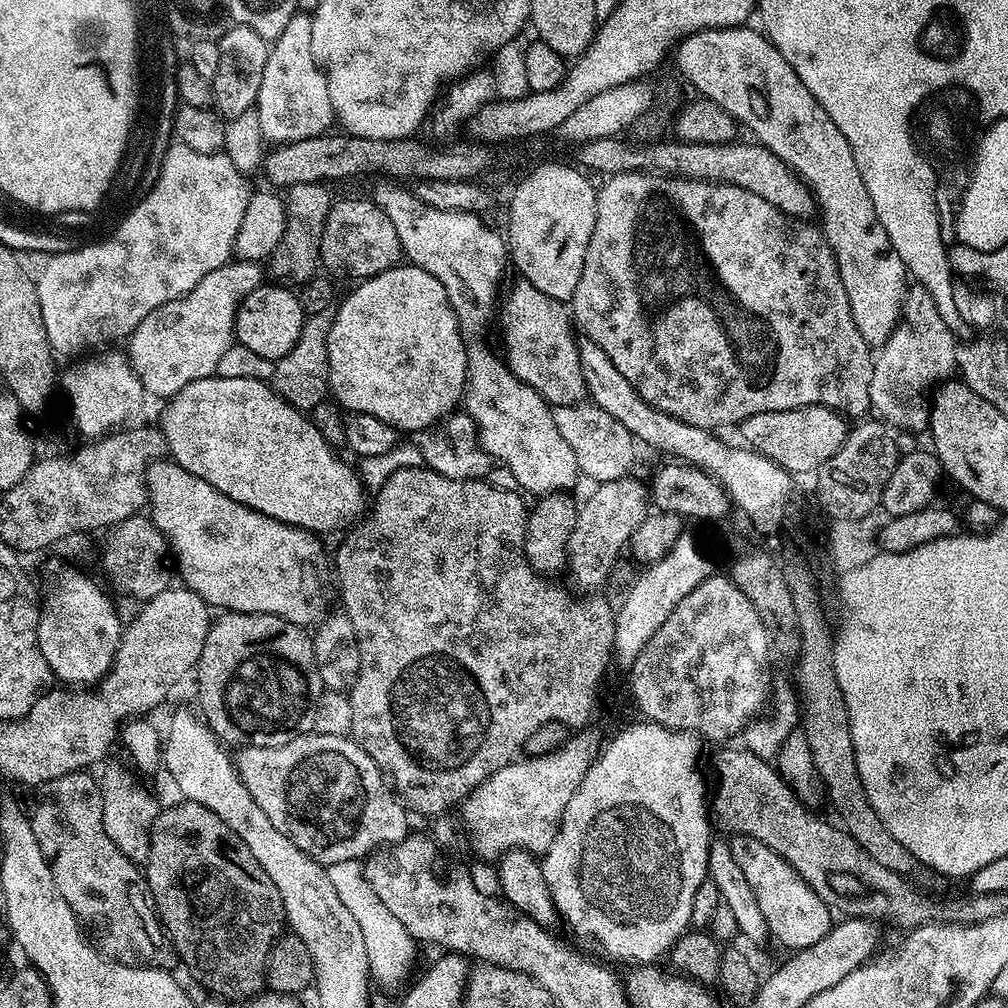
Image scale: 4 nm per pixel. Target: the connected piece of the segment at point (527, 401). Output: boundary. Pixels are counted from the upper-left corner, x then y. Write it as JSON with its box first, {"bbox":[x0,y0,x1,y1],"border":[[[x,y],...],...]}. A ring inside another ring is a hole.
{"bbox":[463,343,581,498],"border":[[[469,343],[467,349],[468,382],[463,403],[468,404],[468,412],[472,415],[471,423],[478,437],[479,447],[483,448],[493,461],[508,467],[525,493],[533,492],[534,497],[541,498],[549,493],[571,490],[570,488],[576,484],[576,476],[579,477],[581,471],[574,458],[574,450],[570,450],[566,438],[562,438],[561,432],[558,431],[556,413],[552,405],[545,402],[533,388],[526,386],[517,376],[514,376],[503,359],[497,353],[495,356],[486,345]]]}

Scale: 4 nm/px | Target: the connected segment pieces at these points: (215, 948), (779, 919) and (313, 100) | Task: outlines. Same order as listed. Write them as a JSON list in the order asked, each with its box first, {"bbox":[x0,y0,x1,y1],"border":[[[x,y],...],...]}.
[{"bbox":[146,799,286,1000],"border":[[[181,799],[179,803],[161,810],[152,827],[146,865],[150,899],[156,905],[156,915],[164,925],[170,948],[172,944],[195,983],[221,1000],[251,1000],[265,991],[268,955],[277,938],[286,932],[282,894],[278,894],[270,874],[254,858],[250,846],[214,810],[193,800]]]},{"bbox":[730,835,834,950],"border":[[[733,835],[730,843],[734,862],[745,874],[746,881],[749,882],[750,889],[758,900],[758,907],[762,910],[762,916],[765,918],[768,931],[774,940],[776,938],[778,943],[790,948],[789,950],[799,950],[806,946],[814,946],[814,942],[826,938],[826,934],[832,929],[834,923],[833,909],[829,908],[826,902],[822,902],[822,898],[818,898],[818,894],[814,894],[814,890],[810,890],[808,883],[784,859],[778,854],[774,854],[774,850],[770,850],[770,846],[762,846],[762,842],[758,842],[758,838]]]},{"bbox":[255,14,334,145],"border":[[[297,14],[290,18],[280,37],[271,41],[266,70],[262,70],[262,90],[258,90],[255,106],[262,134],[269,145],[289,144],[311,136],[323,136],[331,129],[328,127],[334,124],[330,90],[324,69],[314,58],[314,50],[310,46],[311,33],[311,15]]]}]

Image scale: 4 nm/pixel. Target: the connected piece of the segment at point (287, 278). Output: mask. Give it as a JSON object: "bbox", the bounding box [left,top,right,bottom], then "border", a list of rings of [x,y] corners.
{"bbox":[266,182,334,286],"border":[[[302,182],[298,186],[287,189],[284,196],[286,206],[286,230],[282,230],[282,242],[274,250],[267,261],[266,268],[271,279],[283,282],[288,286],[305,284],[311,276],[317,275],[320,263],[320,247],[322,246],[322,230],[326,226],[326,218],[334,203],[334,195],[327,183],[311,184]]]}

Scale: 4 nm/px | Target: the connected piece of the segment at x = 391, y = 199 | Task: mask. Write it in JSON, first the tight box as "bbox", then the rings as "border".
{"bbox":[370,178,510,333],"border":[[[380,178],[376,182],[370,199],[384,211],[386,218],[390,218],[407,263],[434,274],[434,278],[442,282],[465,333],[482,331],[488,319],[491,316],[493,319],[504,264],[506,268],[510,260],[505,237],[501,233],[499,236],[490,225],[483,224],[475,212],[459,212],[435,203],[427,204],[408,189],[411,187],[388,178]]]}

